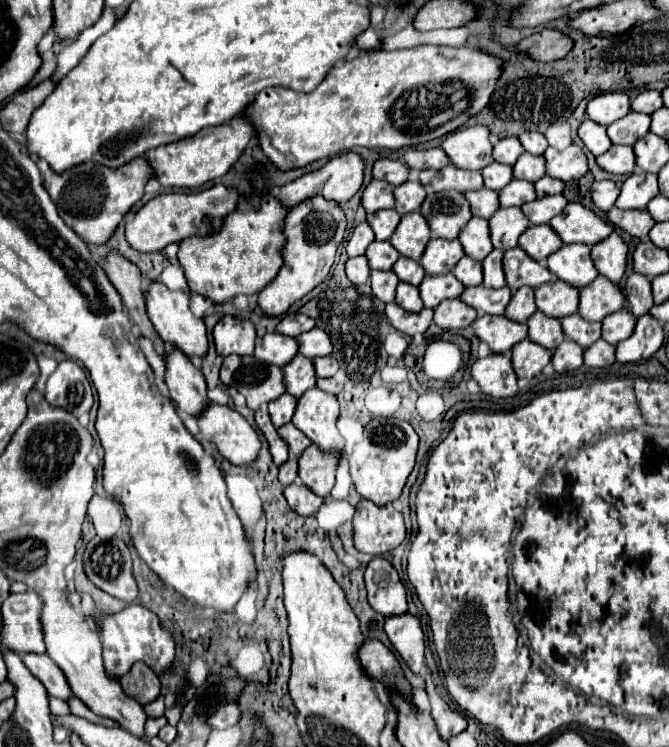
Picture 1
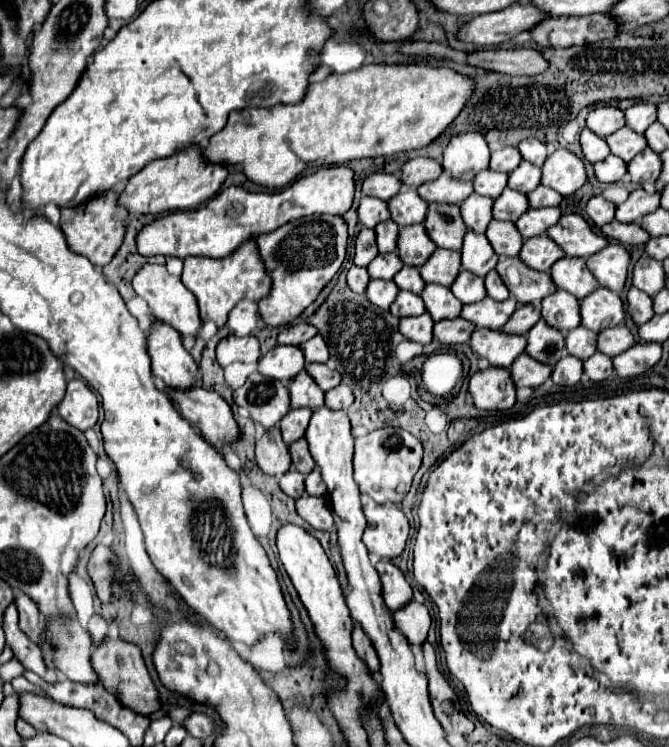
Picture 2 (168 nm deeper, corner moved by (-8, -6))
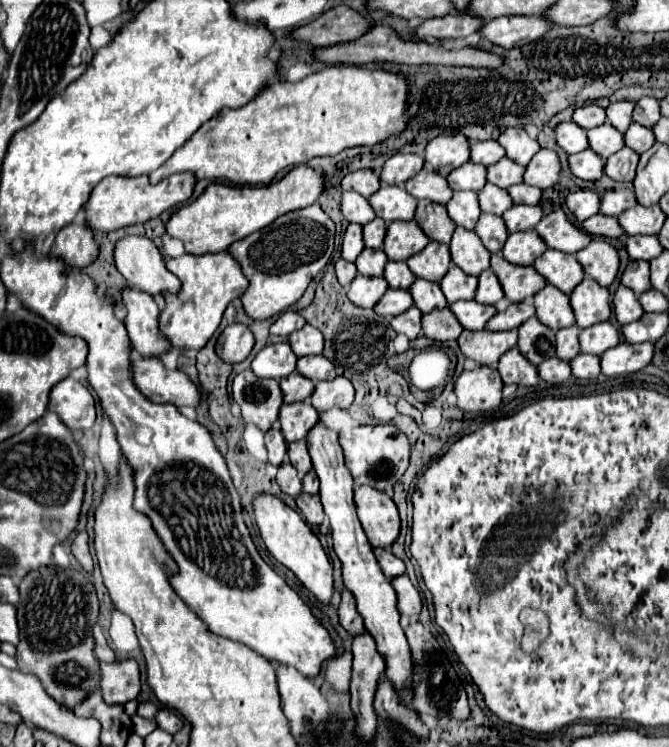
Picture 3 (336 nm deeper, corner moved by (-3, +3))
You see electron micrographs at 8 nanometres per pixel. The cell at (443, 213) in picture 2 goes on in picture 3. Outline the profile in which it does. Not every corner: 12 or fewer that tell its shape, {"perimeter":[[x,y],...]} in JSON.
{"perimeter":[[418,201],[414,221],[428,239],[448,243],[456,229],[446,207]]}

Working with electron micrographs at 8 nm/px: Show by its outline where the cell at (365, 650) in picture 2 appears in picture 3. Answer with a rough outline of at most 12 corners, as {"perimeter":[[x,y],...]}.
{"perimeter":[[342,591],[338,617],[348,633],[364,631],[354,595]]}

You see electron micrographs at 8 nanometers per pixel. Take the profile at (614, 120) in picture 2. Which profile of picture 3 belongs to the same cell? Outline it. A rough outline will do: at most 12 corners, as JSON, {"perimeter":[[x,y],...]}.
{"perimeter":[[590,103],[578,107],[572,121],[582,129],[604,123],[604,109]]}

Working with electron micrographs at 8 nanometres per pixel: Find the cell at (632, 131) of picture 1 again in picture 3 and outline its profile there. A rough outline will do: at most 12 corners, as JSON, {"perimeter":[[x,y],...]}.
{"perimeter":[[612,125],[586,131],[588,145],[602,159],[624,147]]}

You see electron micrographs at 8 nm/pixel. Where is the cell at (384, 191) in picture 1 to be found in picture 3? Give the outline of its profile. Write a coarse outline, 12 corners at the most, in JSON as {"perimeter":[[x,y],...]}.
{"perimeter":[[342,193],[340,211],[348,223],[366,225],[376,217],[368,199]]}

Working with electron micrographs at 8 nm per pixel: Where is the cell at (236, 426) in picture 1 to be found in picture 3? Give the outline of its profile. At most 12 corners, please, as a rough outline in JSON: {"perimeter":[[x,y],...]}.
{"perimeter":[[156,357],[132,361],[140,393],[154,403],[196,407],[198,387]]}

